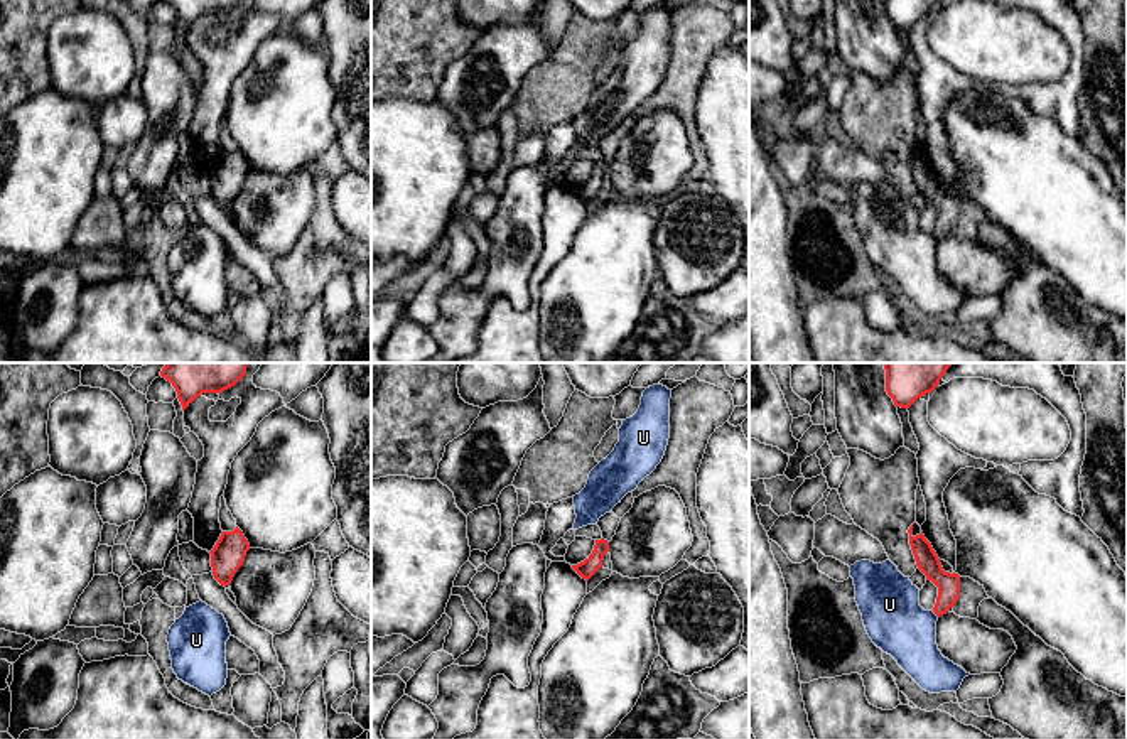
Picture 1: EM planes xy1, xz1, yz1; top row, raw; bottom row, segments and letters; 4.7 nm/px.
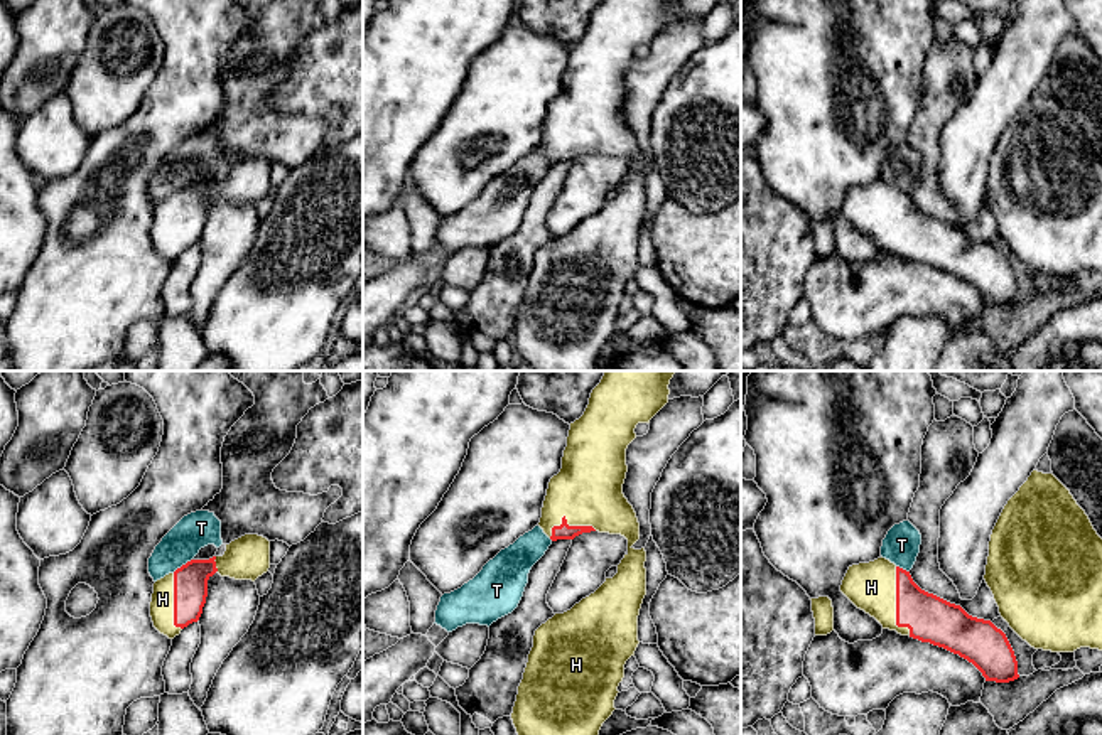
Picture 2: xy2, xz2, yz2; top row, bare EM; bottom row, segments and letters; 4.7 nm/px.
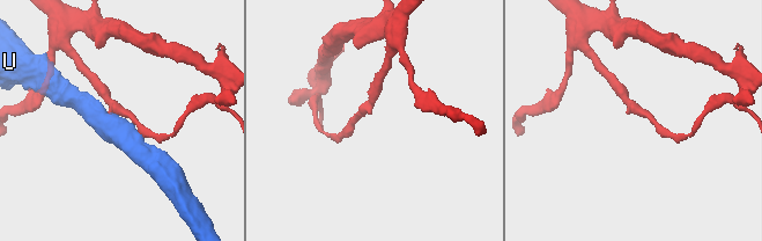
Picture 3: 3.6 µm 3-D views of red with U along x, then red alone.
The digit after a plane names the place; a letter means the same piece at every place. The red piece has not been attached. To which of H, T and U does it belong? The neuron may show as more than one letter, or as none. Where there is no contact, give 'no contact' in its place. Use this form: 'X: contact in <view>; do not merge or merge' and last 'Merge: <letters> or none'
H: contact in yz2; merge
T: contact in xy2; do not merge
U: contact in yz1; do not merge
Merge: H

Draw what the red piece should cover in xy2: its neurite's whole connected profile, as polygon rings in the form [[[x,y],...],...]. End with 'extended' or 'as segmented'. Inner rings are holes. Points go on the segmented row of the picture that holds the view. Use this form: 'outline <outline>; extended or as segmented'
outline [[[245,534],[230,545],[223,556],[191,560],[154,583],[150,617],[154,627],[174,639],[184,627],[197,622],[208,597],[208,580],[218,571],[235,580],[251,580],[270,568],[270,541]]]; extended

